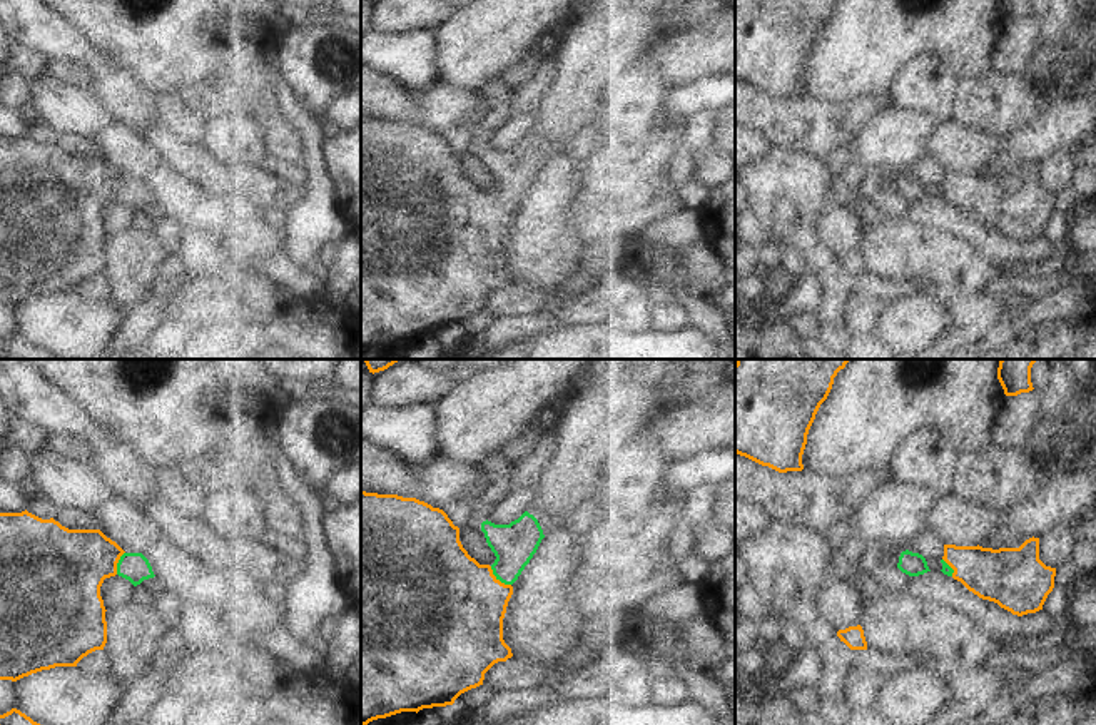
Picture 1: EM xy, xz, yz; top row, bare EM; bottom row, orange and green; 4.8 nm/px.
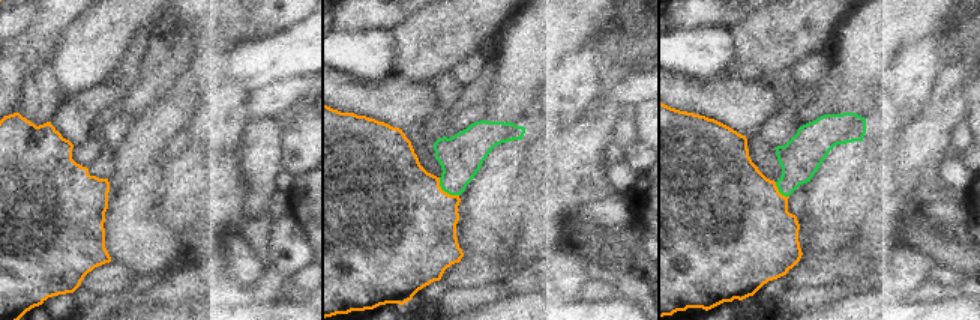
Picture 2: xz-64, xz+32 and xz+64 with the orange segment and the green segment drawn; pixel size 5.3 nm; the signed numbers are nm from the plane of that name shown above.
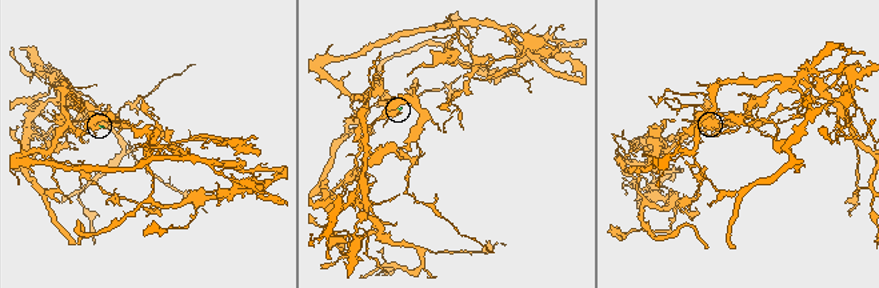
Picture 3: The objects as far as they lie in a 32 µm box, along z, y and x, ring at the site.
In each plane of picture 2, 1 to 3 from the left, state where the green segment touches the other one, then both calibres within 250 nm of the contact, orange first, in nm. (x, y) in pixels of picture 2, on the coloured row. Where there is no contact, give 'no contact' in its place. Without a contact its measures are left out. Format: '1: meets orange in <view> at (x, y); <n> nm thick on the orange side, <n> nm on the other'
1: no contact
2: meets orange in xz+32 at (443, 191); 500 nm thick on the orange side, 240 nm on the other
3: meets orange in xz+64 at (778, 191); 500 nm thick on the orange side, 220 nm on the other

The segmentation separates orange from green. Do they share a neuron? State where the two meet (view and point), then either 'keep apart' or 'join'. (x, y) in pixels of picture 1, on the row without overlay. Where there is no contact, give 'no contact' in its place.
xz (498, 206) | join

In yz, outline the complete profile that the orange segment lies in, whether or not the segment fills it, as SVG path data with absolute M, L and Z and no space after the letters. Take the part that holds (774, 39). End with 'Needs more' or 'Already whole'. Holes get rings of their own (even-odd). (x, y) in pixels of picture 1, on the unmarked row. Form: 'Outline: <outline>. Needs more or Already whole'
Outline: M735 0L735 79L779 99L802 97L809 55L837 0Z. Already whole.

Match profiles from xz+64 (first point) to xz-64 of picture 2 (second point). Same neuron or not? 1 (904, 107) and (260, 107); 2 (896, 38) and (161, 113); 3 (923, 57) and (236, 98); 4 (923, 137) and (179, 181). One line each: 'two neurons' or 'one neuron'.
1: two neurons
2: two neurons
3: one neuron
4: one neuron

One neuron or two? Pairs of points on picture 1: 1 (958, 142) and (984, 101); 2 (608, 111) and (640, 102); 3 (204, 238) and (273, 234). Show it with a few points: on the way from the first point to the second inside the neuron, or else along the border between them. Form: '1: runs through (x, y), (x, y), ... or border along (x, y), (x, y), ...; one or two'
1: border along (953, 119), (1004, 141); two
2: runs through (617, 111), (625, 111), (632, 106); one
3: runs through (221, 238), (256, 238); one

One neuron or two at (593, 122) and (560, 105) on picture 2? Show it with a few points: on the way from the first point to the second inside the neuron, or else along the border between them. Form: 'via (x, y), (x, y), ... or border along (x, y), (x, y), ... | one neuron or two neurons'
border along (596, 102), (574, 125), (554, 138) | two neurons

